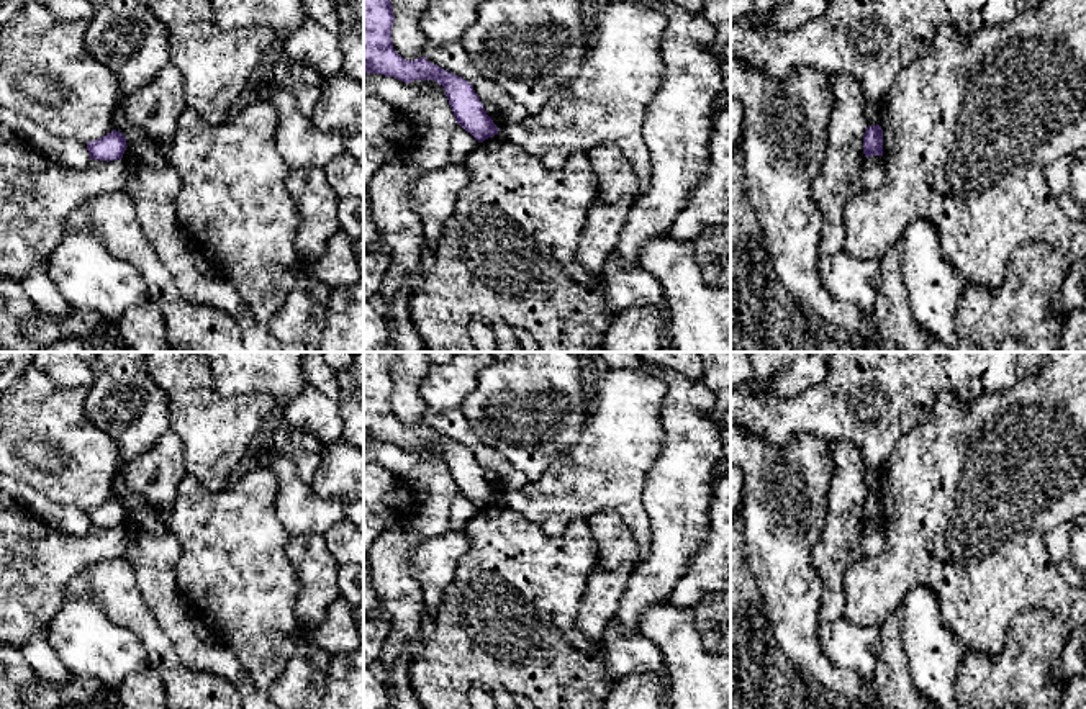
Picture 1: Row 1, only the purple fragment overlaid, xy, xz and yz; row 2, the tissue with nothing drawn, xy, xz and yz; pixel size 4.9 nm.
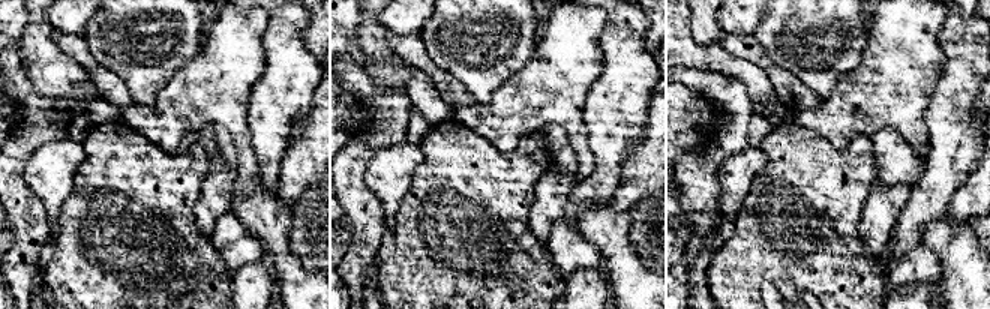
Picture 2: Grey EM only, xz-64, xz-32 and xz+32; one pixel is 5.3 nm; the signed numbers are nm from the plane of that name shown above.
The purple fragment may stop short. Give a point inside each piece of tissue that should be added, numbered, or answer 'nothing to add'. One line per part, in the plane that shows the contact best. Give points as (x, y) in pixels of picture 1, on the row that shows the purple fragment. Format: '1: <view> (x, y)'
nothing to add

